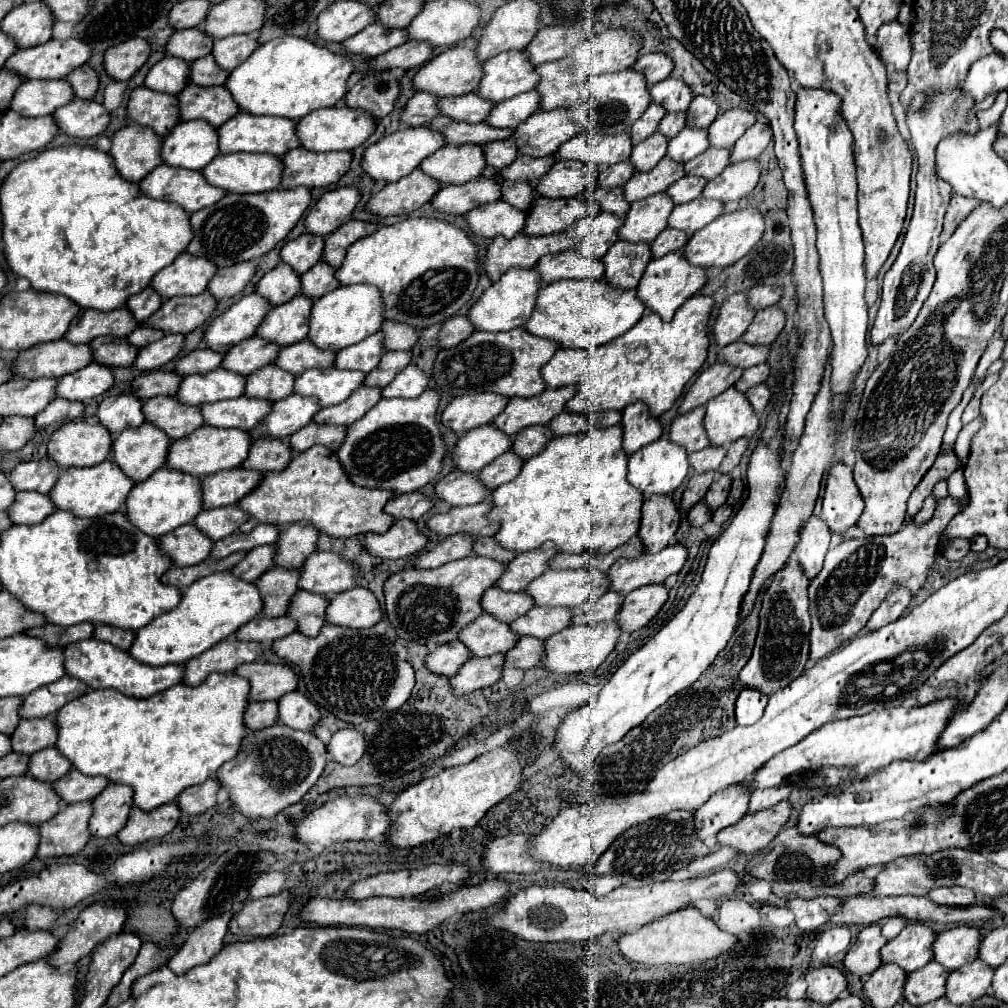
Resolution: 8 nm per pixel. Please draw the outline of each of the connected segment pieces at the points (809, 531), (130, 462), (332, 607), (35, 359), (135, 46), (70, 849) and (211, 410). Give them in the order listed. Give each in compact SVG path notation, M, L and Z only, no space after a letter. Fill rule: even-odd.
M812 516L808 524L804 524L804 536L800 536L800 544L796 546L794 554L808 580L816 578L816 574L822 570L830 536L832 534L828 532L828 526L816 516Z
M144 422L142 426L136 428L128 428L124 430L112 444L112 458L116 464L120 464L120 468L124 470L126 476L130 476L134 482L142 482L146 480L150 474L154 474L158 468L162 468L166 464L166 454L170 448L170 438L164 430L152 426L150 422Z
M362 586L346 590L330 600L328 622L348 628L372 628L382 620L378 598Z
M66 338L56 342L38 344L20 352L14 364L14 372L24 378L60 378L68 372L76 372L94 360L92 348L88 344L70 344ZM68 370L68 372L50 372Z
M128 38L114 48L108 48L104 68L114 80L130 80L148 60L150 46L142 38Z
M92 802L66 804L54 818L40 824L38 858L54 858L80 852L88 838L88 820L92 816Z
M240 396L232 400L202 404L202 416L206 424L216 428L252 430L256 424L264 420L264 416L268 416L270 408L272 408L270 400Z

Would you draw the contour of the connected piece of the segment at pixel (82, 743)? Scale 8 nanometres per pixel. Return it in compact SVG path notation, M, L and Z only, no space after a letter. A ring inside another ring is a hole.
M210 674L200 686L176 684L150 698L132 698L114 688L90 690L88 694L72 700L56 714L60 728L56 748L72 762L76 770L88 776L106 776L114 784L128 784L134 788L134 804L142 810L154 810L162 804L176 800L176 796L196 784L202 784L216 770L240 752L246 736L244 710L248 706L250 682L244 676Z

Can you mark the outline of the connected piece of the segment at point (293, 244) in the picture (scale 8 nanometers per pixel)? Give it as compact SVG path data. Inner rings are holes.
M302 234L296 240L290 240L284 244L280 256L282 262L290 264L292 268L296 268L296 272L304 274L308 272L314 264L320 262L322 258L322 250L324 250L324 242L320 236L316 234Z

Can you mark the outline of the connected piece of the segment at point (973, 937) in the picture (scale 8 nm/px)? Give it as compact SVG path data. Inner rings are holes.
M960 924L952 930L946 930L938 934L934 942L934 960L944 964L948 970L956 970L964 966L966 962L972 962L978 958L982 934L976 926Z

